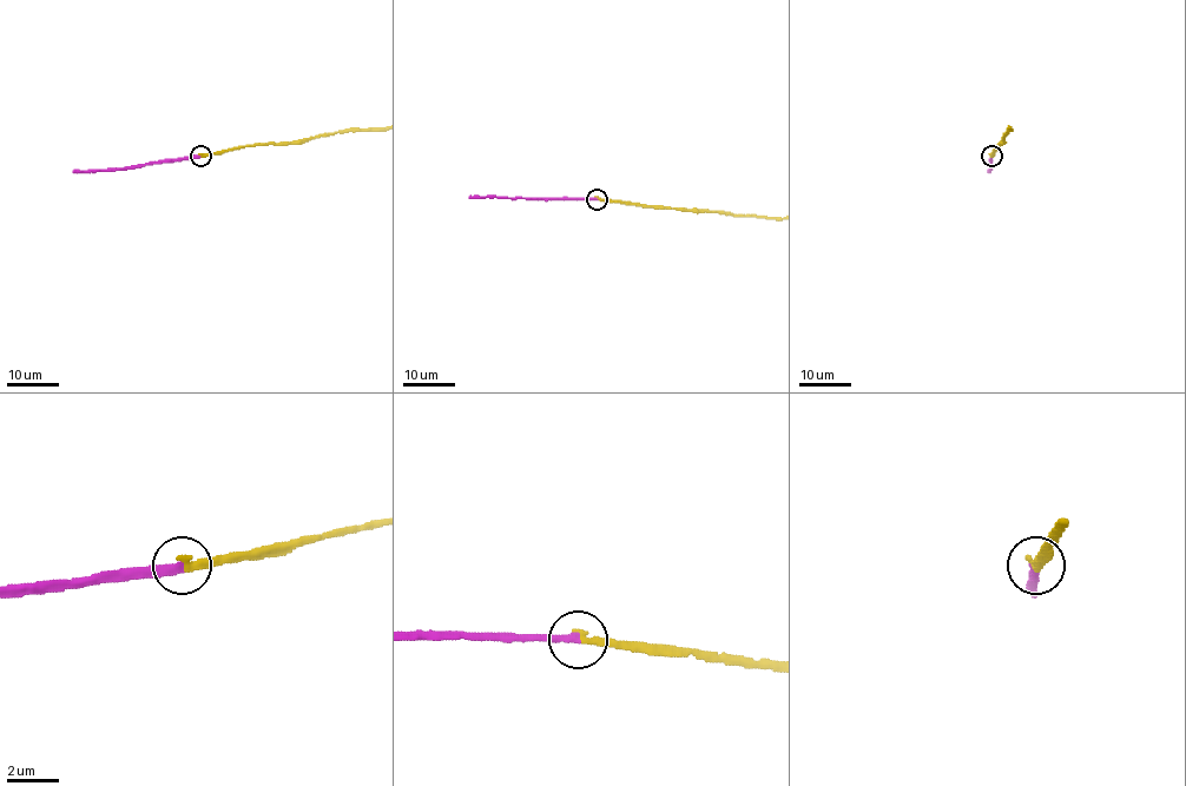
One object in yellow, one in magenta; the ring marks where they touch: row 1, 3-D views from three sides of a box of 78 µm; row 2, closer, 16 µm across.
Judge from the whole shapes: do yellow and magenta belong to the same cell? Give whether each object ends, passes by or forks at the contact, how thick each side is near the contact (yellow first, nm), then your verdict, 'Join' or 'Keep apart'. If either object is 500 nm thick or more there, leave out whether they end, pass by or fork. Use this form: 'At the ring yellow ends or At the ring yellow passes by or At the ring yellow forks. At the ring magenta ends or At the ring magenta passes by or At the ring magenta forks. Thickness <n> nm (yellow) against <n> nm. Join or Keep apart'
At the ring yellow ends. At the ring magenta ends. Thickness 340 nm (yellow) against 320 nm. Join

